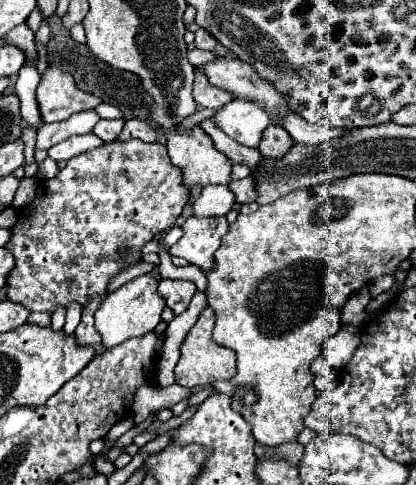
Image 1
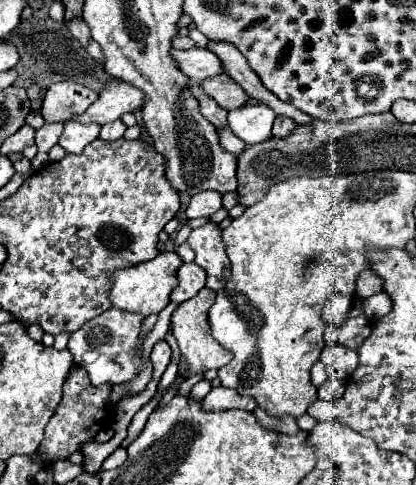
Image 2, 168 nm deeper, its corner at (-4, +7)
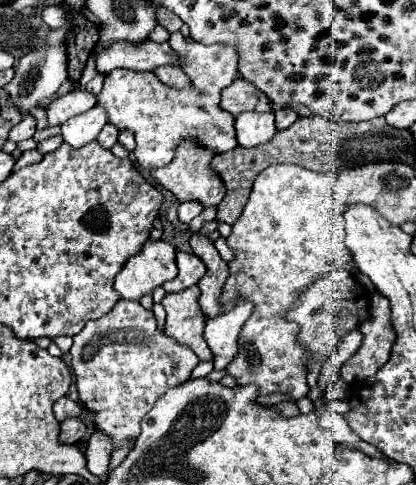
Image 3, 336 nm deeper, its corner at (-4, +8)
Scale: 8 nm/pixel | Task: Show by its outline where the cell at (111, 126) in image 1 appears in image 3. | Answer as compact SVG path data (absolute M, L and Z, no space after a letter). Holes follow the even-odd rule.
M105 124L97 142L103 146L103 148L111 148L115 142L117 142L117 136L119 136L119 130L113 126L113 124Z

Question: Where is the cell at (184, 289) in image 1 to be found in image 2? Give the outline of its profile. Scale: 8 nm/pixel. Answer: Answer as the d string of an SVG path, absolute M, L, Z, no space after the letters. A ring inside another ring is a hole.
M183 263L177 271L179 285L171 291L171 301L183 303L205 287L205 271L197 263Z

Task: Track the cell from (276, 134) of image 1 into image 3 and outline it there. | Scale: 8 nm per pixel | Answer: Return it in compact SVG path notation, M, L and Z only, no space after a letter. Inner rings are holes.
M281 108L275 112L275 124L277 124L277 130L285 130L289 128L295 120L297 120L297 112L293 112L291 108Z

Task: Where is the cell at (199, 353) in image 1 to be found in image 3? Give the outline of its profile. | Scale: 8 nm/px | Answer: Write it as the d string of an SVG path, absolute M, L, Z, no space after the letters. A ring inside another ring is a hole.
M193 286L177 294L167 294L161 304L167 310L165 334L175 342L191 348L199 356L199 360L207 362L207 360L213 360L215 356L209 350L203 336L207 318L203 318L205 314L199 308L199 294L201 290Z

